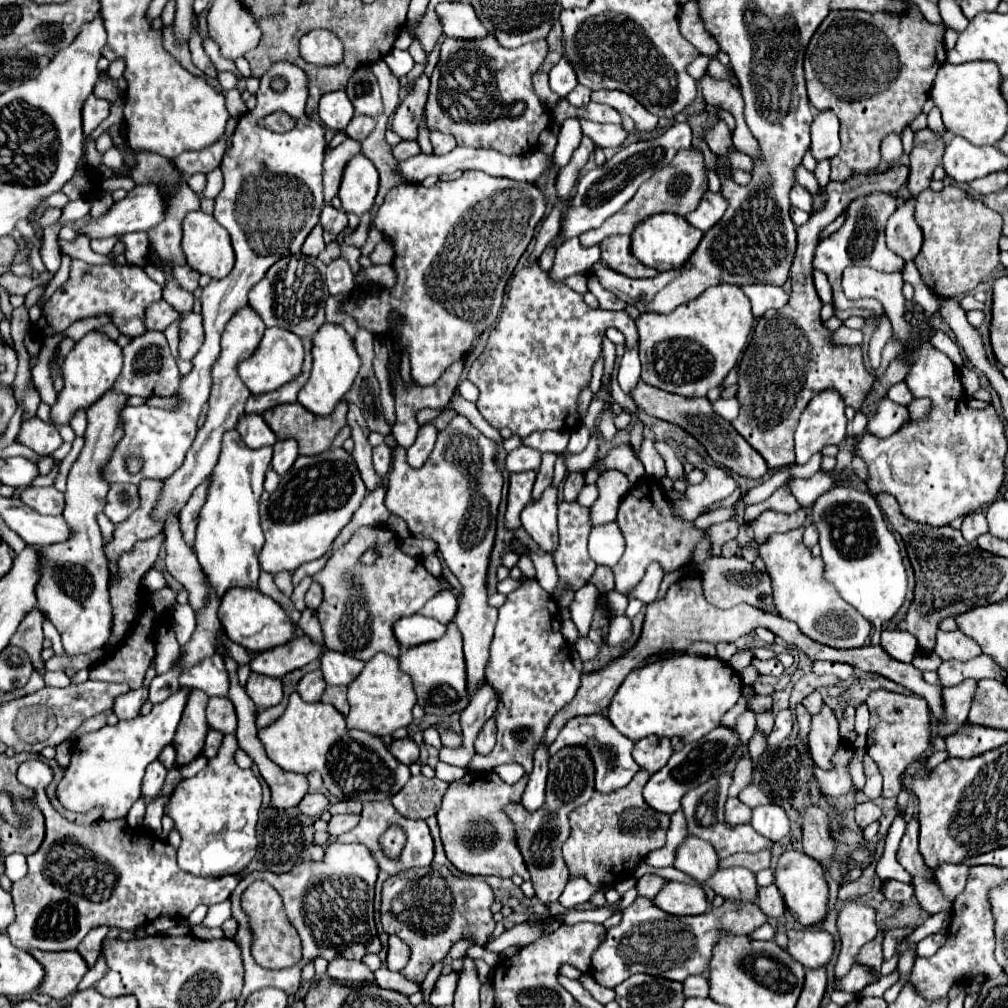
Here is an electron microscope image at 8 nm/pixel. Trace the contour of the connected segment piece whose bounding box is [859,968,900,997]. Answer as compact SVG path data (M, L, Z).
M897 968L892 973L882 976L880 980L866 986L859 993L862 997L882 997L882 994L884 994L890 986L898 982L899 977L900 972Z

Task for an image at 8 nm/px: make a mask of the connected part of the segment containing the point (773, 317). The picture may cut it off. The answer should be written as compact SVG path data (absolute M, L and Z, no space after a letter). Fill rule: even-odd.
M898 166L898 168L892 168L892 170L882 172L882 174L852 176L848 182L830 182L826 186L826 192L828 192L826 208L820 210L820 212L814 212L804 226L796 228L798 246L796 246L796 256L794 256L794 262L792 262L792 268L790 268L790 280L792 280L790 302L782 310L768 310L766 314L762 314L762 318L758 318L752 340L750 340L750 346L746 348L746 352L742 356L742 362L738 366L738 392L736 392L736 398L740 402L740 414L738 414L736 420L730 422L736 428L736 432L756 452L760 452L760 456L766 460L770 470L792 466L796 462L792 436L794 436L800 414L804 412L804 408L808 406L808 402L812 400L812 396L816 392L826 390L826 388L836 388L844 396L846 406L852 406L854 410L858 410L862 406L864 394L870 390L870 386L874 382L874 374L866 372L866 368L864 368L860 346L838 346L838 344L834 344L832 342L832 330L828 330L820 322L822 302L820 302L820 298L818 298L818 294L814 290L814 284L812 284L812 270L814 270L812 268L812 256L814 256L814 250L816 250L816 246L820 242L820 232L830 222L834 222L846 210L846 206L850 206L850 202L854 202L854 198L872 194L872 192L896 194L906 184L906 180L908 180L908 168Z

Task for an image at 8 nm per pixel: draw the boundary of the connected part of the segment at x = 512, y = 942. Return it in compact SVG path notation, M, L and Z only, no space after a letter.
M516 924L510 930L506 930L500 938L490 940L486 950L500 954L508 946L526 946L526 944L536 942L540 936L542 936L542 928L532 928L532 926L526 926L526 924Z

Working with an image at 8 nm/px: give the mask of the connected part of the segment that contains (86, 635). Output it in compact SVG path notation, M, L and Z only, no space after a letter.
M108 390L100 400L96 400L88 408L88 428L84 432L86 444L74 462L70 474L68 474L68 486L66 486L65 510L63 517L71 530L74 530L74 538L70 542L62 544L50 544L50 546L38 546L38 562L40 562L40 578L38 578L38 590L36 590L36 608L46 614L46 618L56 626L62 638L62 646L66 654L84 654L94 648L102 648L104 642L110 636L112 628L112 608L110 608L110 598L108 598L108 562L104 556L104 538L100 534L100 528L96 524L96 514L104 510L106 504L106 494L108 494L108 484L100 476L100 466L110 458L114 444L122 438L122 428L118 422L118 412L124 408L126 396L116 394Z

